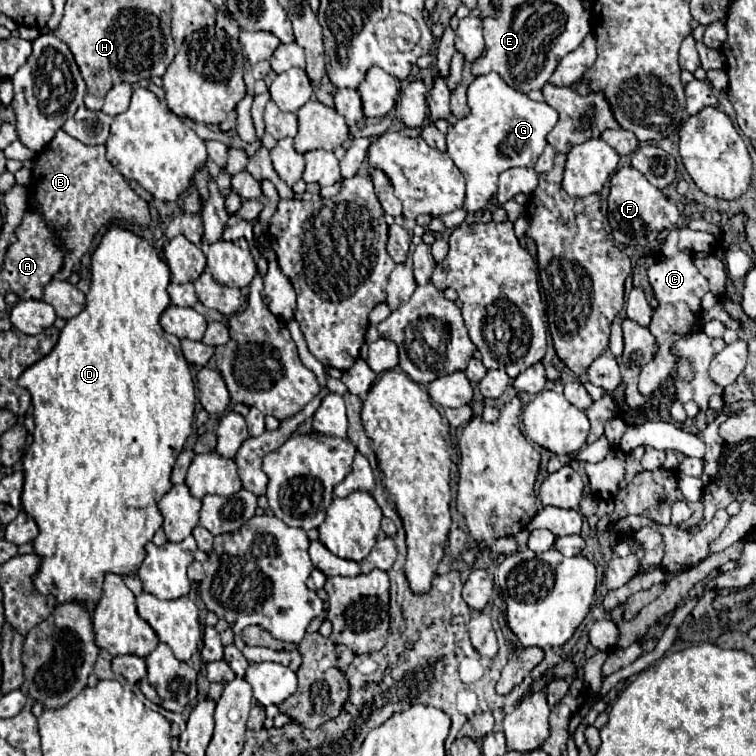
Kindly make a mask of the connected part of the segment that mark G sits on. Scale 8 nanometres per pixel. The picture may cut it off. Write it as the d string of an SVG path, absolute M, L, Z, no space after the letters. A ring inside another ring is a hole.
M497 73L475 77L467 87L471 115L459 119L447 133L447 155L465 177L467 191L463 209L473 215L489 203L497 191L497 177L511 167L533 167L547 145L547 133L557 123L557 111L547 103L531 101L525 93L511 89Z

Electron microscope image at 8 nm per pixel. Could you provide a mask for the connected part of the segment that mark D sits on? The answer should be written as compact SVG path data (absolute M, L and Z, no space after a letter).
M111 227L97 251L91 257L91 291L87 293L87 307L71 317L63 331L59 333L59 341L53 347L53 351L31 365L17 383L29 391L33 401L33 419L35 419L35 431L33 431L33 443L23 455L23 473L25 473L25 485L21 493L21 505L23 511L35 519L39 527L39 535L33 539L33 549L41 557L39 571L33 575L33 585L41 595L53 595L57 605L61 603L89 603L89 607L95 607L97 601L103 595L101 583L107 573L117 575L129 575L135 577L139 565L145 559L145 543L149 543L155 535L155 531L163 525L163 517L157 509L157 501L173 487L171 483L171 469L175 465L177 455L183 451L183 445L187 437L191 435L191 423L193 423L193 411L195 411L195 387L191 379L189 365L181 353L179 339L175 335L169 335L161 329L159 317L169 307L169 267L159 257L159 253L141 237L133 235L131 231L125 231L121 227Z

